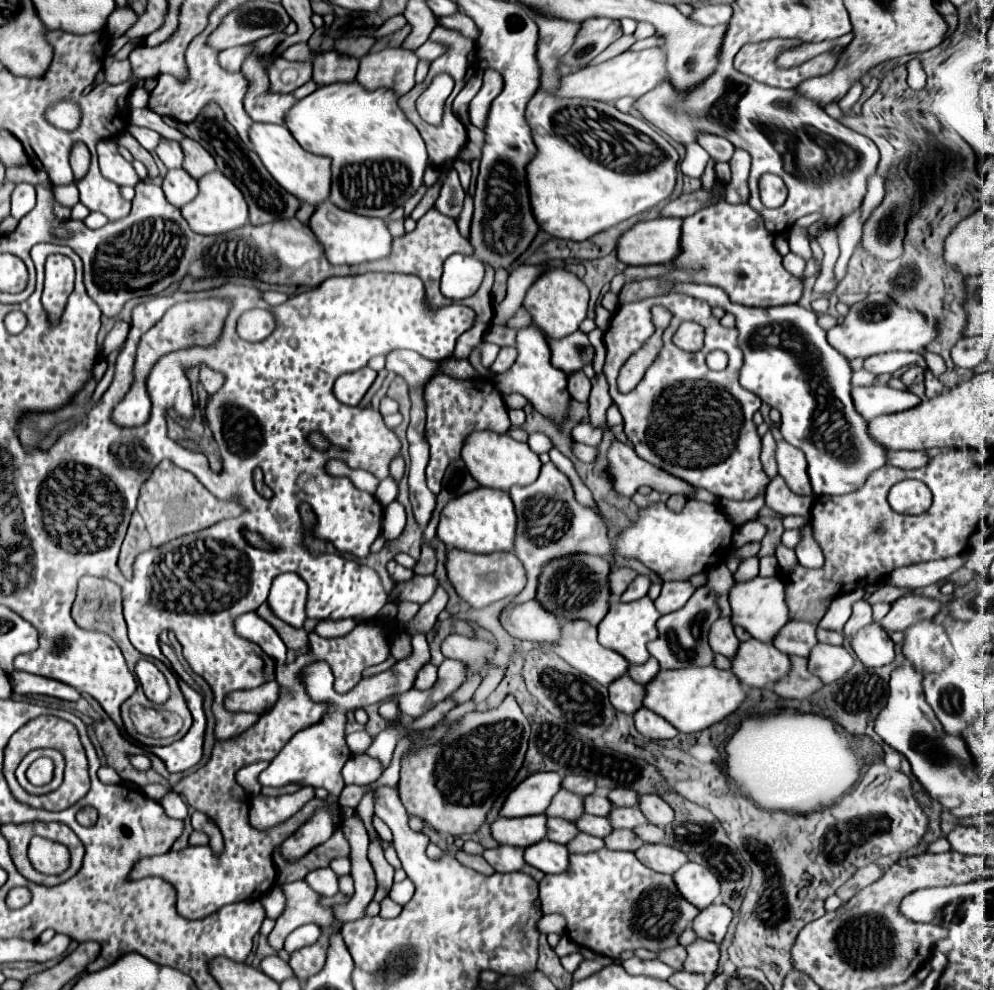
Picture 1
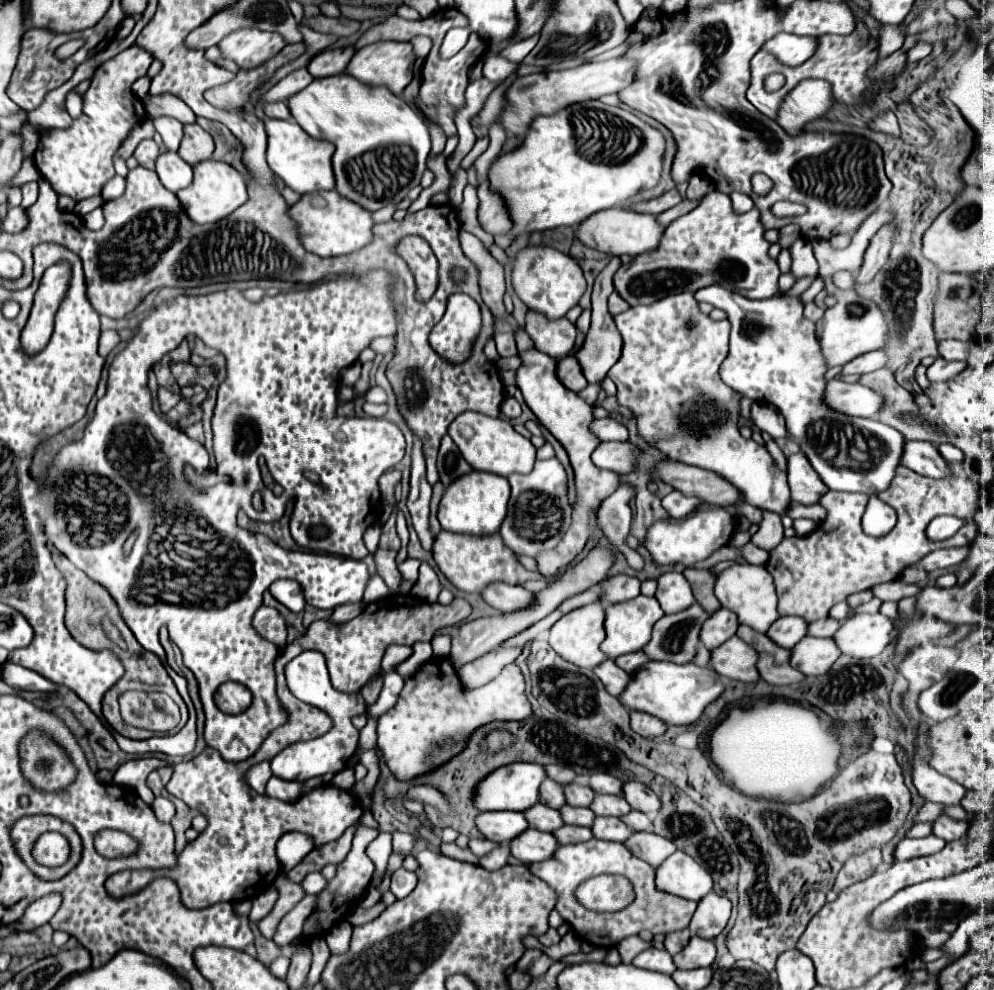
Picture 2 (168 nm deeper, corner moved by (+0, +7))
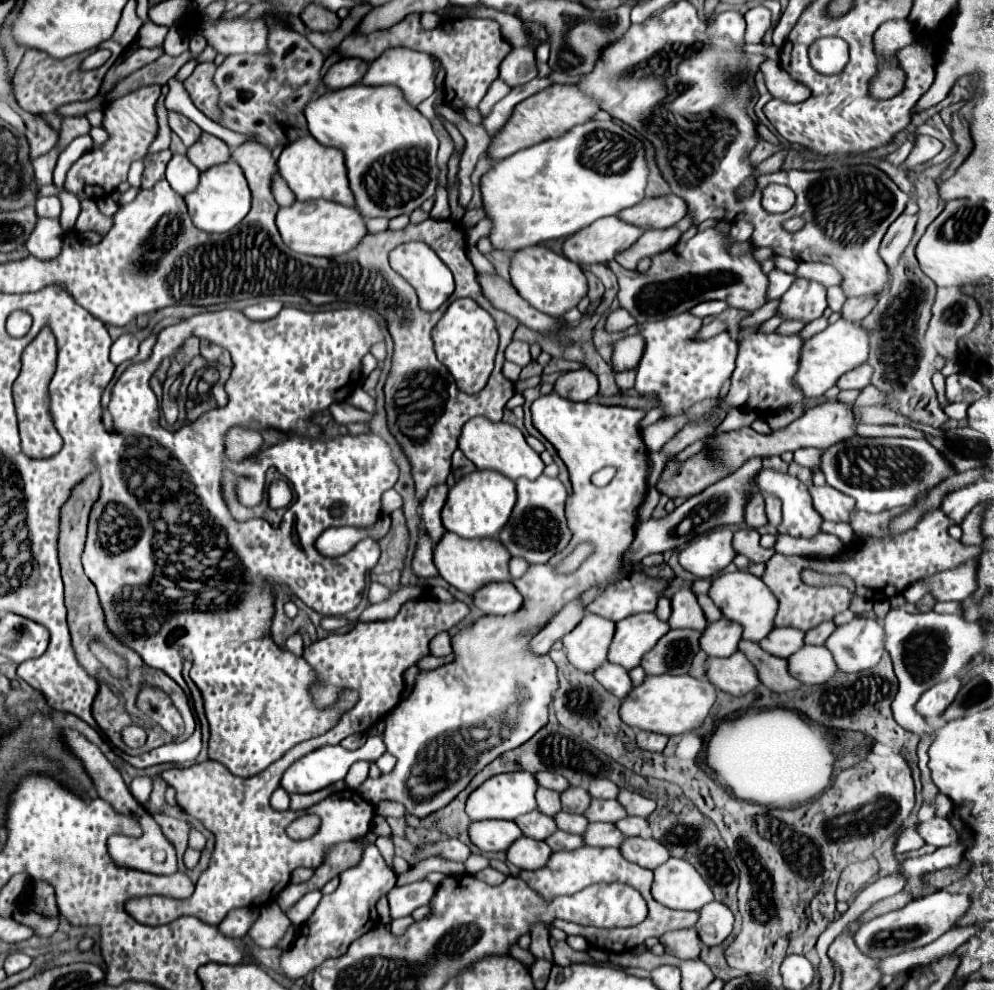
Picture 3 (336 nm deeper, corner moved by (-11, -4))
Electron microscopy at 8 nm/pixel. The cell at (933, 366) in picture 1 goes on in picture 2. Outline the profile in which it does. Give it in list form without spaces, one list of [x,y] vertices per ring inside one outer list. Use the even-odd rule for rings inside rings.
[[[939,357],[929,369],[927,369],[927,377],[931,383],[937,383],[937,381],[947,381],[947,379],[953,379],[957,377],[961,371],[967,369],[967,363],[965,361],[945,361],[943,357]]]

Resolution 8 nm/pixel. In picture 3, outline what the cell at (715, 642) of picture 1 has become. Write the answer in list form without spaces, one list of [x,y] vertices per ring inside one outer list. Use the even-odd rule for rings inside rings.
[[[720,618],[718,622],[708,624],[708,628],[704,630],[704,640],[700,640],[700,646],[708,656],[728,658],[738,650],[740,640],[742,626],[738,622]]]

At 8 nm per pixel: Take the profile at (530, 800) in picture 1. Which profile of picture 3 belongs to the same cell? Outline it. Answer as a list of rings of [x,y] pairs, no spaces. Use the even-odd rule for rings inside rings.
[[[508,772],[508,774],[498,774],[490,780],[486,780],[480,788],[476,788],[468,802],[466,802],[466,812],[472,820],[492,820],[492,818],[500,818],[500,820],[516,820],[522,814],[534,812],[538,808],[536,804],[536,788],[538,788],[538,780],[534,774],[530,772]]]

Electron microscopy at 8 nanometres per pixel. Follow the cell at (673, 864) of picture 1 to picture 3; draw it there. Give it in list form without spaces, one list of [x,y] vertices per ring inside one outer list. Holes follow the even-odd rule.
[[[626,838],[620,852],[626,856],[626,860],[648,870],[656,870],[670,858],[670,850],[654,838]]]

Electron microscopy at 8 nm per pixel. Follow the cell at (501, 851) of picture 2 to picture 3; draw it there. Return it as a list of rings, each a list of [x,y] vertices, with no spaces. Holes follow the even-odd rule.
[[[484,868],[484,870],[480,870],[480,872],[476,872],[474,874],[478,880],[482,880],[482,882],[486,882],[486,884],[490,884],[490,886],[496,886],[496,884],[502,884],[504,880],[506,880],[506,874],[502,874],[500,870],[494,870],[494,868]]]

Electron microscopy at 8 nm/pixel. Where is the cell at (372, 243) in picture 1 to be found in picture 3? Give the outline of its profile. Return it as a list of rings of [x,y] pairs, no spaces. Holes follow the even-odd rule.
[[[308,200],[308,202],[294,202],[290,208],[280,208],[276,216],[276,226],[282,234],[284,244],[294,252],[308,254],[308,256],[324,256],[334,258],[354,250],[360,240],[368,234],[364,216],[352,208],[342,206],[330,200]]]

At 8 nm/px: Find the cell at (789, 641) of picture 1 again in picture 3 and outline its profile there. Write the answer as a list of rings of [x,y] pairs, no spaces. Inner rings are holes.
[[[774,628],[770,636],[766,636],[764,642],[760,642],[760,646],[774,656],[790,658],[804,646],[804,636],[806,634],[796,628]]]

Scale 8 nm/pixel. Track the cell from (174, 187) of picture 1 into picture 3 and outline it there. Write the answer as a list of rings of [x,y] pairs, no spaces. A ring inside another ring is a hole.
[[[172,156],[172,160],[168,162],[166,168],[166,180],[172,186],[174,192],[178,192],[180,196],[186,196],[190,192],[196,190],[198,186],[198,168],[194,168],[194,164],[186,158],[186,156]]]

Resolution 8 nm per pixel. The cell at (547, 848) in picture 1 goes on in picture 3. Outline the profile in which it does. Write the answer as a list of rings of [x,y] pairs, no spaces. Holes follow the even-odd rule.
[[[526,836],[516,840],[514,848],[508,850],[508,854],[506,854],[508,862],[512,862],[514,866],[518,866],[522,870],[544,868],[548,864],[550,856],[552,856],[552,848],[546,842],[532,840]]]

